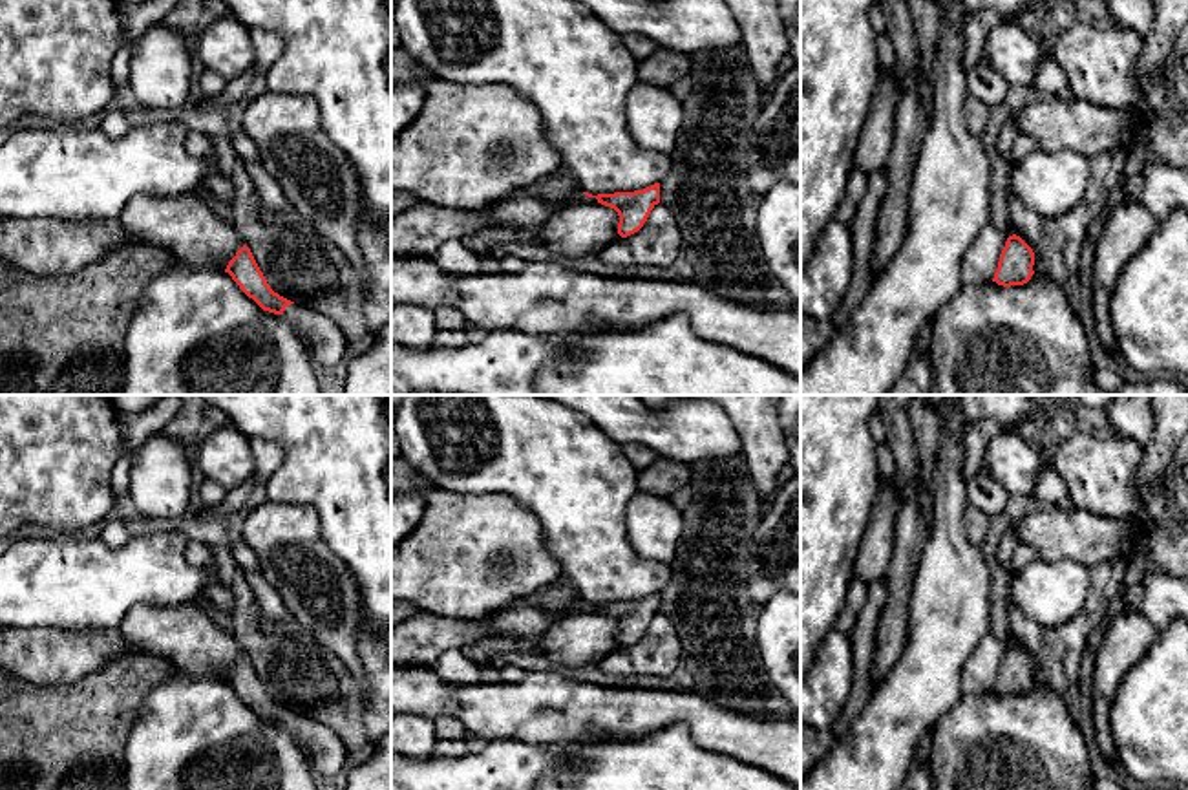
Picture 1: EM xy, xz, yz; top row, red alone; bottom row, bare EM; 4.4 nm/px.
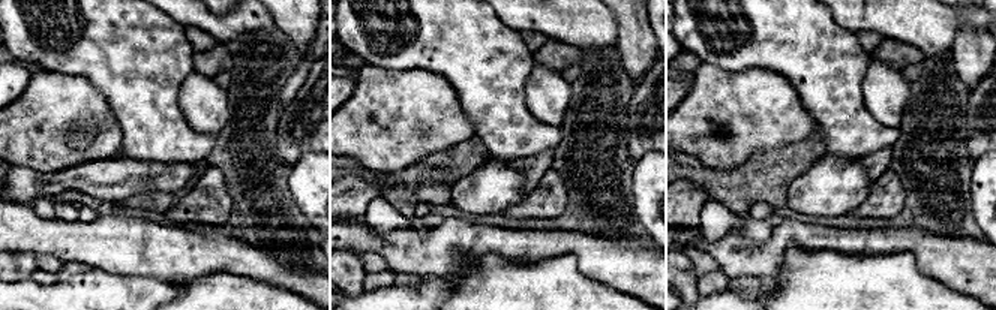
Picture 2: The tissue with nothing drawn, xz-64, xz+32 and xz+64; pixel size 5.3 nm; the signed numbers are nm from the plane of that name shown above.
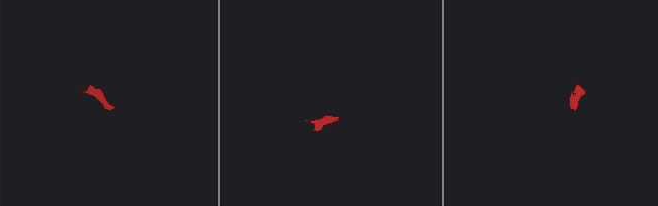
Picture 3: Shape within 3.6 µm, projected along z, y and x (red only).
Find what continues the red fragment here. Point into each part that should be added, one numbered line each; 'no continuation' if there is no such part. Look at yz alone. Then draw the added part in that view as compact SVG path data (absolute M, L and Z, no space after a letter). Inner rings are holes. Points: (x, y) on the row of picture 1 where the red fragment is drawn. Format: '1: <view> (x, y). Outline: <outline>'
no continuation

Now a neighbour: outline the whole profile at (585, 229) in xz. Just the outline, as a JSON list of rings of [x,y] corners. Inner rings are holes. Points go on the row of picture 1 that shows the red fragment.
[[[601,203],[568,205],[546,221],[539,241],[559,256],[598,256],[621,238],[618,223],[618,212]]]

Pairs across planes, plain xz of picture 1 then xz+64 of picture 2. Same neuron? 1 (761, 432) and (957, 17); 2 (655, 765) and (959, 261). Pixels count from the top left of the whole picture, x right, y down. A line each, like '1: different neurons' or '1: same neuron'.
1: different neurons
2: different neurons

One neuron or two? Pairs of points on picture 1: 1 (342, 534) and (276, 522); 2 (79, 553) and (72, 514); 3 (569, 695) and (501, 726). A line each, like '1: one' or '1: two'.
1: two
2: two
3: one

